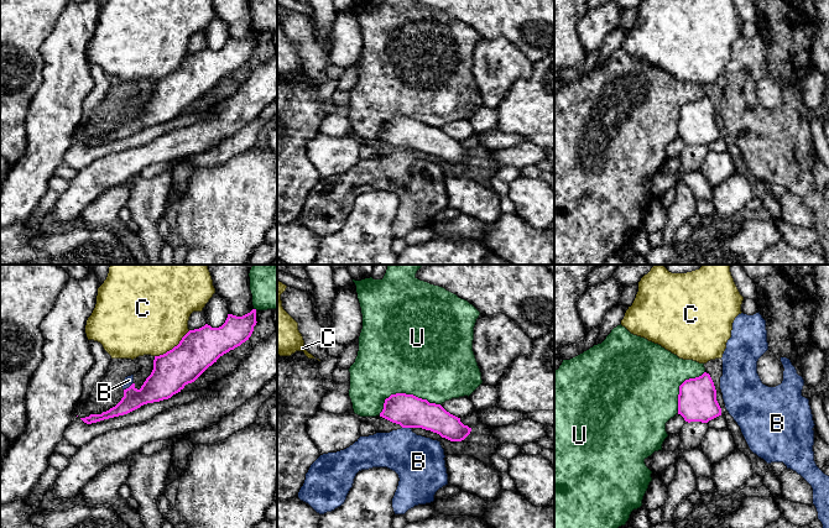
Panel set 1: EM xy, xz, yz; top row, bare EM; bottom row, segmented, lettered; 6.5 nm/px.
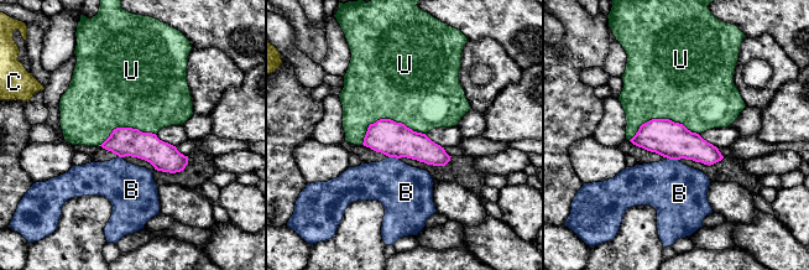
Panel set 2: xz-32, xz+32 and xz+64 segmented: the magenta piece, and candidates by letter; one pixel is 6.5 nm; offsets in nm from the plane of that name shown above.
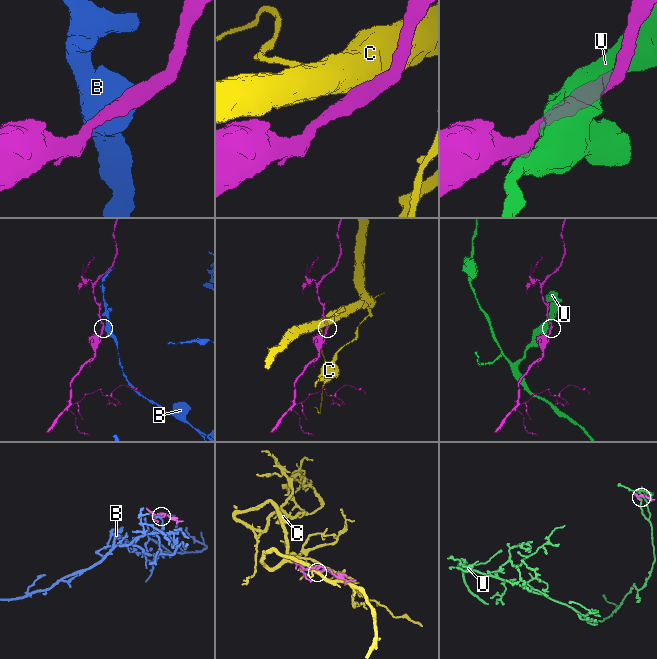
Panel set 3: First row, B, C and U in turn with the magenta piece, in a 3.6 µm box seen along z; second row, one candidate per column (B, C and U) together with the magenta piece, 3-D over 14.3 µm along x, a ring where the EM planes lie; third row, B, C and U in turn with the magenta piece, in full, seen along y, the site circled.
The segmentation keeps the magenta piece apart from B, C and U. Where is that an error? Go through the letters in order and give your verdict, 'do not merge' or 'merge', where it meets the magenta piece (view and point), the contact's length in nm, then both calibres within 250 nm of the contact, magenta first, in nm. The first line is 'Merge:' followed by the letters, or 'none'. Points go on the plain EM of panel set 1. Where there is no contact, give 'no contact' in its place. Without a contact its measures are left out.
Merge: none
B: do not merge; contact xy (129, 110); length 80 nm; calibres 220 and 60 nm
C: do not merge; contact xy (173, 71); length 280 nm; calibres 260 and 480 nm
U: do not merge; contact xz (405, 116); length 400 nm; calibres 220 and 500 nm

